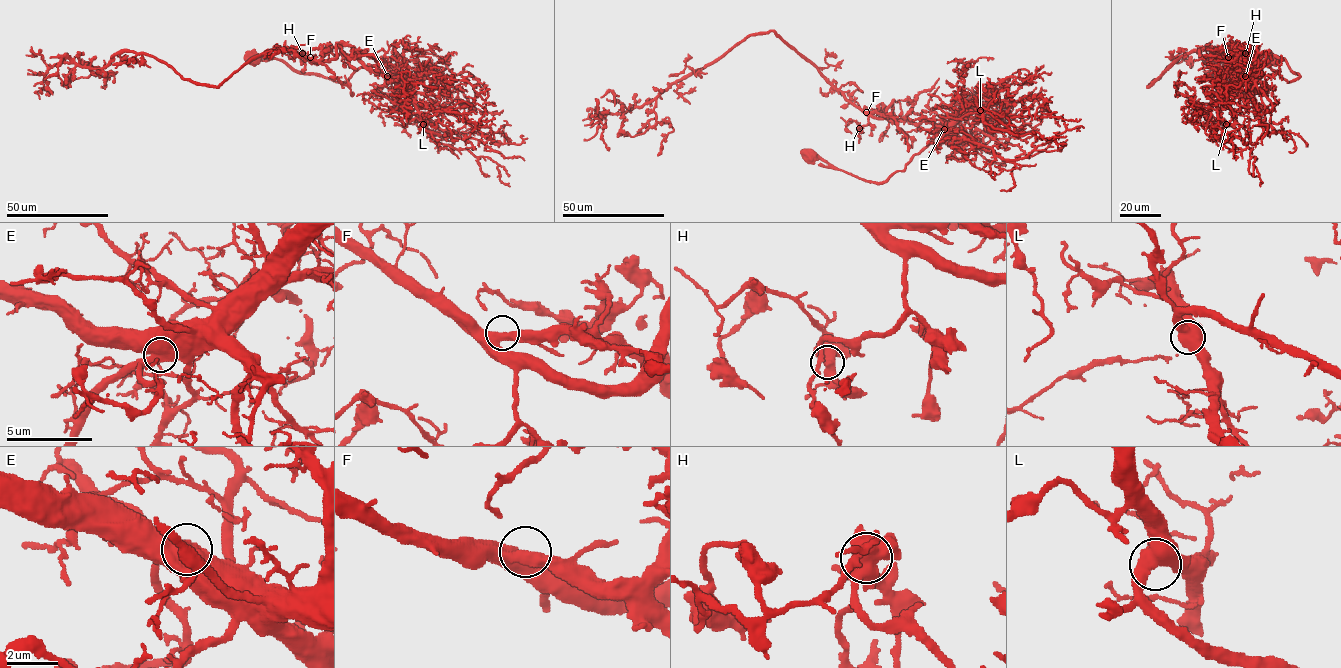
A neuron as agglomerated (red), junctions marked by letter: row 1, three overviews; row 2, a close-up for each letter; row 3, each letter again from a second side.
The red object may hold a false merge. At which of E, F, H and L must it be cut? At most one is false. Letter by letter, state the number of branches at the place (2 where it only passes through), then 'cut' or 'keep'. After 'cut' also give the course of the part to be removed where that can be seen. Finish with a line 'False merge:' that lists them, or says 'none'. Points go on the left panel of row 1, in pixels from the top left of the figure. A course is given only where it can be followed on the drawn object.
E: branches 2; keep
F: branches 2; keep
H: branches 2; keep
L: branches 2; keep
False merge: none

